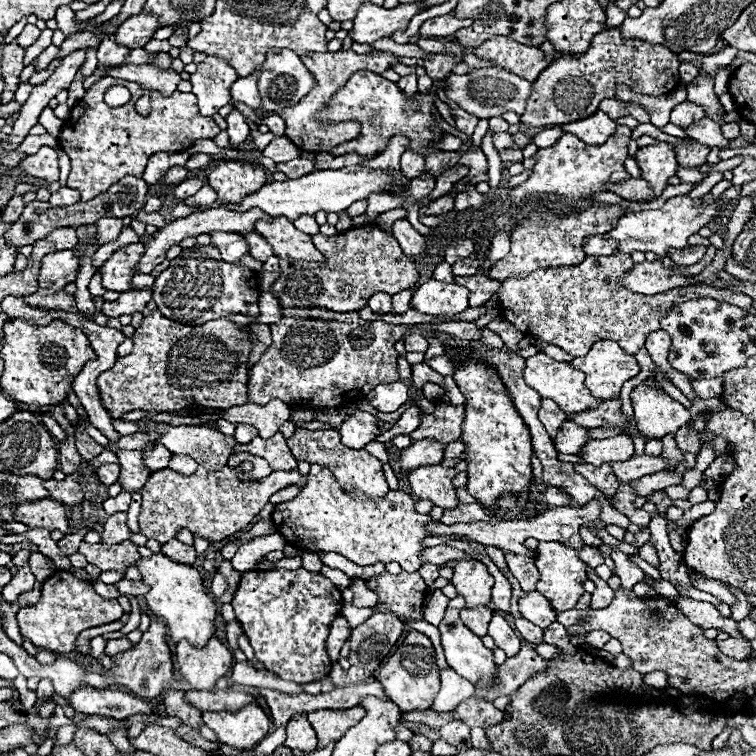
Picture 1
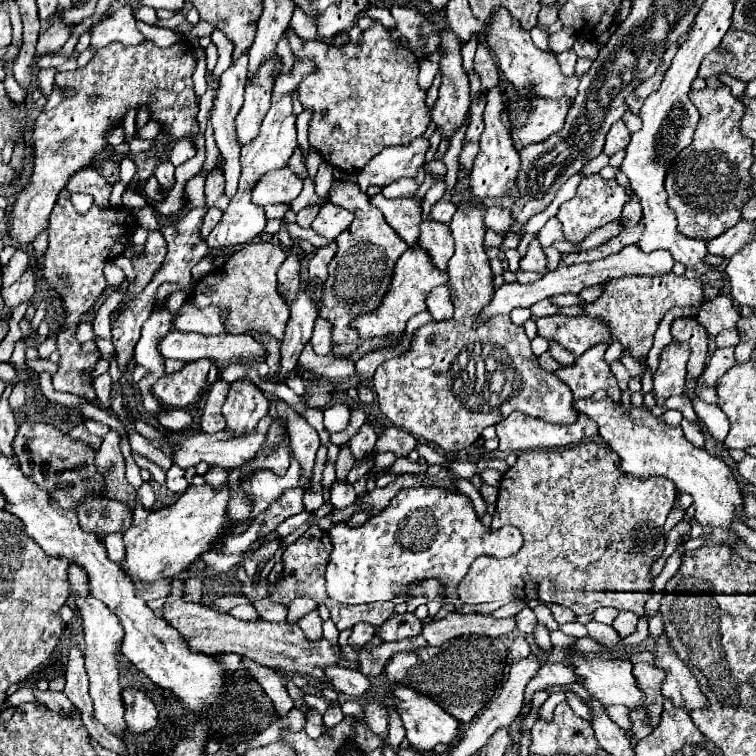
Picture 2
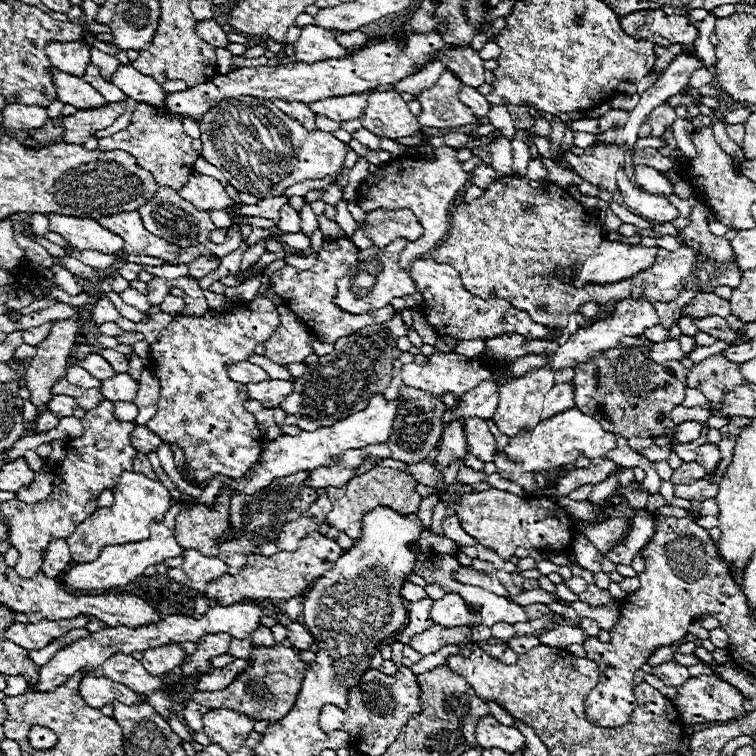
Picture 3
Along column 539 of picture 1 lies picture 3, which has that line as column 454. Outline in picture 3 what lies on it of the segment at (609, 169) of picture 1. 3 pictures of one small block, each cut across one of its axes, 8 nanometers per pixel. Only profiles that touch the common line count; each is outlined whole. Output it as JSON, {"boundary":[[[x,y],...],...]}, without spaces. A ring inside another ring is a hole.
{"boundary":[[[450,146],[436,148],[436,160],[426,162],[422,158],[408,158],[398,156],[396,160],[382,166],[376,174],[368,174],[368,178],[362,182],[356,200],[364,212],[386,208],[386,210],[402,210],[408,208],[416,214],[420,226],[424,228],[424,236],[420,236],[416,242],[408,242],[404,252],[400,254],[400,266],[410,266],[420,254],[436,248],[448,234],[450,222],[448,222],[448,208],[454,200],[456,192],[470,182],[470,174],[466,174],[456,160],[456,150]]]}

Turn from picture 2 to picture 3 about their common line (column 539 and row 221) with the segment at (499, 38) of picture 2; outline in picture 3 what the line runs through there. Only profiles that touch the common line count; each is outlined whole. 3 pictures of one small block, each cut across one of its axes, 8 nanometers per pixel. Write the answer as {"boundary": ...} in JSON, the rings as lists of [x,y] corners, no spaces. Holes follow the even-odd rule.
{"boundary":[[[46,214],[46,218],[50,222],[50,232],[60,234],[68,240],[68,244],[76,248],[92,248],[114,254],[124,246],[124,240],[120,240],[120,236],[108,232],[92,218],[74,218],[62,214]]]}

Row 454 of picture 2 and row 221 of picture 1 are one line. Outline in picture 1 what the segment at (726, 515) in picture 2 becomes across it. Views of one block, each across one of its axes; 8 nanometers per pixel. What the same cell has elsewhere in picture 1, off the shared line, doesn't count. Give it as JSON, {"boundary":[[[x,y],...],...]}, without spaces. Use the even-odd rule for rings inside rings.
{"boundary":[[[728,188],[724,194],[720,194],[718,198],[714,198],[710,204],[704,204],[702,198],[690,198],[690,196],[676,196],[664,202],[662,208],[658,210],[642,210],[642,212],[632,212],[624,218],[618,220],[616,228],[612,228],[606,238],[614,238],[618,240],[618,250],[622,252],[634,252],[634,250],[642,250],[642,252],[656,252],[660,256],[666,256],[666,250],[672,248],[686,248],[688,246],[688,238],[698,234],[698,230],[702,226],[708,226],[708,222],[712,222],[714,218],[720,216],[720,206],[728,204],[730,200],[738,198],[740,188]]]}

